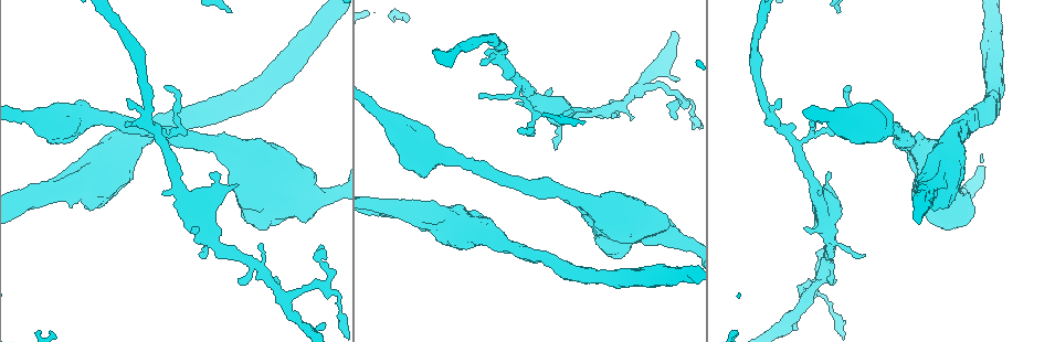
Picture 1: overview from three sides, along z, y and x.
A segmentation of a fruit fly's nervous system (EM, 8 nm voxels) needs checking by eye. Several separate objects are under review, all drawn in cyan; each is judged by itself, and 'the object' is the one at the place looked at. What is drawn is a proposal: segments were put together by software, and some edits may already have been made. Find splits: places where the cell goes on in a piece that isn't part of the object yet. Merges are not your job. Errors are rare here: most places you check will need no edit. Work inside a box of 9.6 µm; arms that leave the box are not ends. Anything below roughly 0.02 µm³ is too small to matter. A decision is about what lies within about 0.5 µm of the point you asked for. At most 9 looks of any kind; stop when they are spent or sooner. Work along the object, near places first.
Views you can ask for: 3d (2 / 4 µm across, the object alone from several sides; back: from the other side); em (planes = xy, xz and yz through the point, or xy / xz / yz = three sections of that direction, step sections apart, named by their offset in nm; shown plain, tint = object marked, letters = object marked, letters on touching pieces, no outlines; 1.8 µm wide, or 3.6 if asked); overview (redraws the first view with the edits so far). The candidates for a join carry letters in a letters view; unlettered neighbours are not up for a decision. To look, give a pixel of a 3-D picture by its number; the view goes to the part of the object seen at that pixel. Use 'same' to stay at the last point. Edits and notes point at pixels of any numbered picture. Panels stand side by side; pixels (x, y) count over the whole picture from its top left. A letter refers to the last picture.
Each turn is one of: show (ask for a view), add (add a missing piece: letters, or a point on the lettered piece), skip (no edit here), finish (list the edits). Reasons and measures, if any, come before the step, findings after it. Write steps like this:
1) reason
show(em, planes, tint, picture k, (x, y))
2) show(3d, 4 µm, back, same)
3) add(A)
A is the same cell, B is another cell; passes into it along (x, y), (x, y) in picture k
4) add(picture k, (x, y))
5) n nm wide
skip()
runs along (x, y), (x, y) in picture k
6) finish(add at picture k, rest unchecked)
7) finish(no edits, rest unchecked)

free end
show(em, xz, step 8, letters, picture 1, (675, 117))

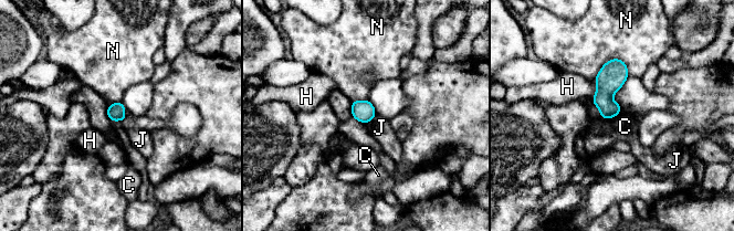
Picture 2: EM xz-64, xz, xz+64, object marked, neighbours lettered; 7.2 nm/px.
show(em, planes, letters, same)

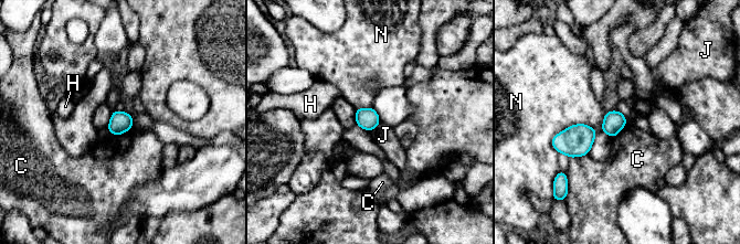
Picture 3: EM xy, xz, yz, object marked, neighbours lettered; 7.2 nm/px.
160 nm wide
skip()
C, H, J and N are other cells; none of them fits

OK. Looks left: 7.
branch stops here
show(3d, 2 µm, picture 1, (805, 227))

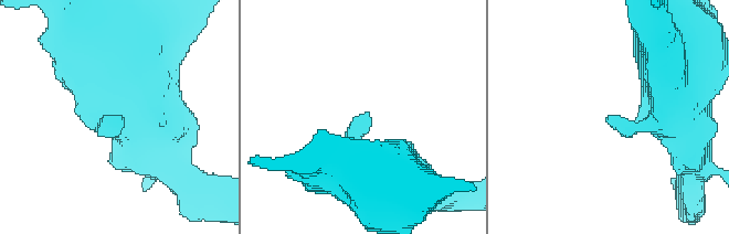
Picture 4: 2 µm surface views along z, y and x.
now the EM
show(em, 3.6 µm, xy, step 4, tint, picture 4, (118, 116))

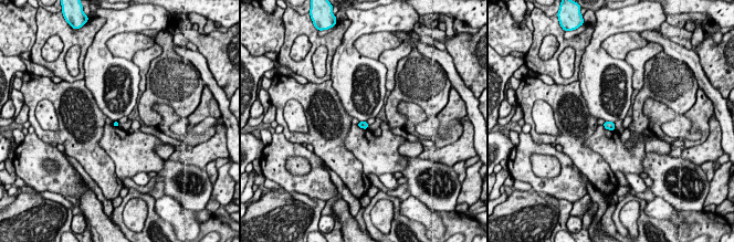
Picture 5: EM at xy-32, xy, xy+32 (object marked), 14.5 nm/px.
show(em, 3.6 µm, planes, letters, same)

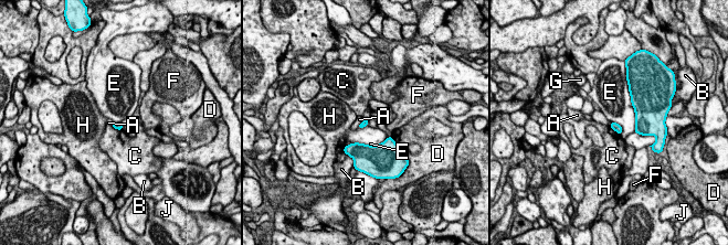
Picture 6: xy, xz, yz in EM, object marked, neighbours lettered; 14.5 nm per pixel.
E touches over 650 nm
skip()
A, B, C, D, E, F, G, H and J are other cells; border along (628, 87), (634, 112), (635, 131) in picture 6; no lettered piece goes on from it

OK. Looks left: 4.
free end
show(em, planes, letters, picture 1, (203, 254))

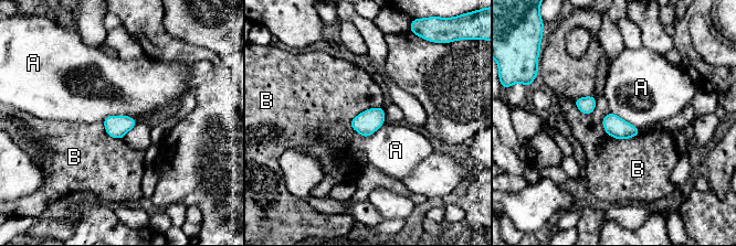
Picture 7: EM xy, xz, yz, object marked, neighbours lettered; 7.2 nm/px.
skip()
A and B are other cells; no lettered piece goes on from it

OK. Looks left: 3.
branch stops here
show(3d, 4 µm, picture 1, (215, 173))

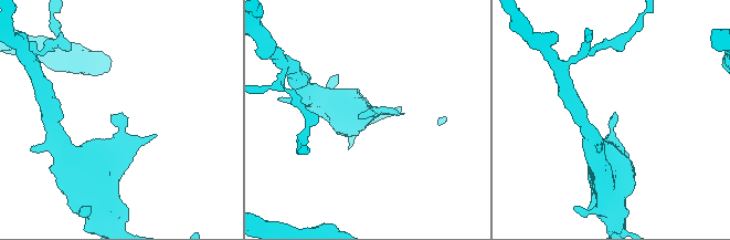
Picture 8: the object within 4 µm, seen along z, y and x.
shape alone is not enough
show(em, xy, step 4, letters, picture 8, (368, 117))

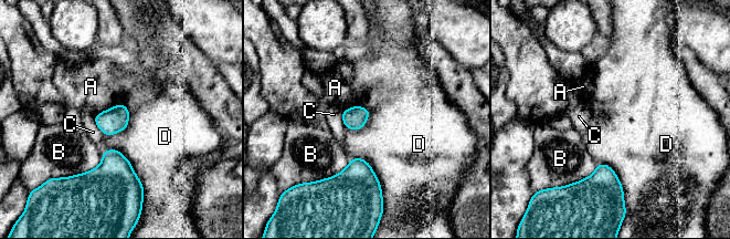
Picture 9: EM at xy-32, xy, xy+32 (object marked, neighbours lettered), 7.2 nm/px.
skip()
A, B, C and D are other cells; border along (106, 149), (130, 163), (144, 188) in picture 9; no lettered piece goes on from it

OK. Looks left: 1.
finish(no edits, rest unchecked)

